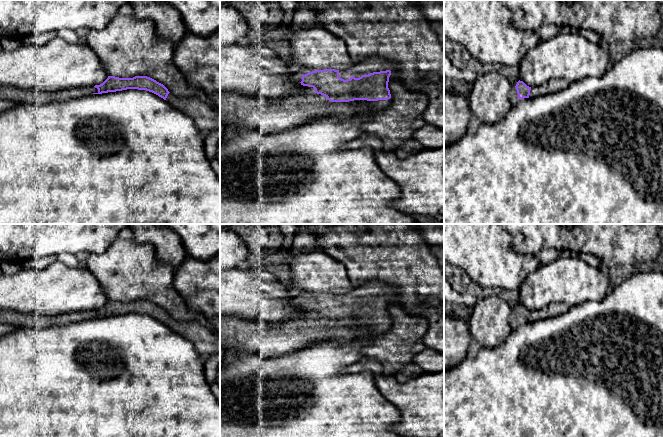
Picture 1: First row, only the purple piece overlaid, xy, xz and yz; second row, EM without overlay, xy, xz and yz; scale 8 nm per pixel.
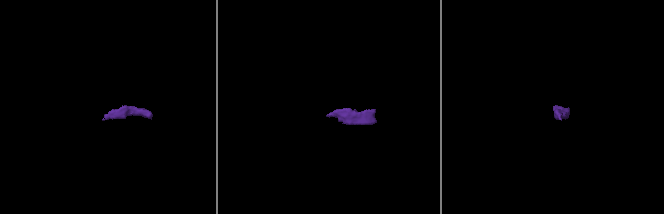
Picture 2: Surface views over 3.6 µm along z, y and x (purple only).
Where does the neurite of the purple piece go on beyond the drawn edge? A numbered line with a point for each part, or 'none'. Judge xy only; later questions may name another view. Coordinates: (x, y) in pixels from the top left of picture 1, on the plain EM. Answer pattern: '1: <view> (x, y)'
1: xy (17, 320)
2: xy (206, 342)

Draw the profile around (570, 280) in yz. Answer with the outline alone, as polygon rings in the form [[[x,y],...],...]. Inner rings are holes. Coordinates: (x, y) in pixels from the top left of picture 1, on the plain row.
[[[563,255],[552,263],[541,264],[525,278],[519,289],[519,304],[529,311],[534,311],[554,302],[563,302],[570,306],[580,305],[586,301],[600,302],[607,295],[608,286],[608,271],[590,266],[577,255]]]

